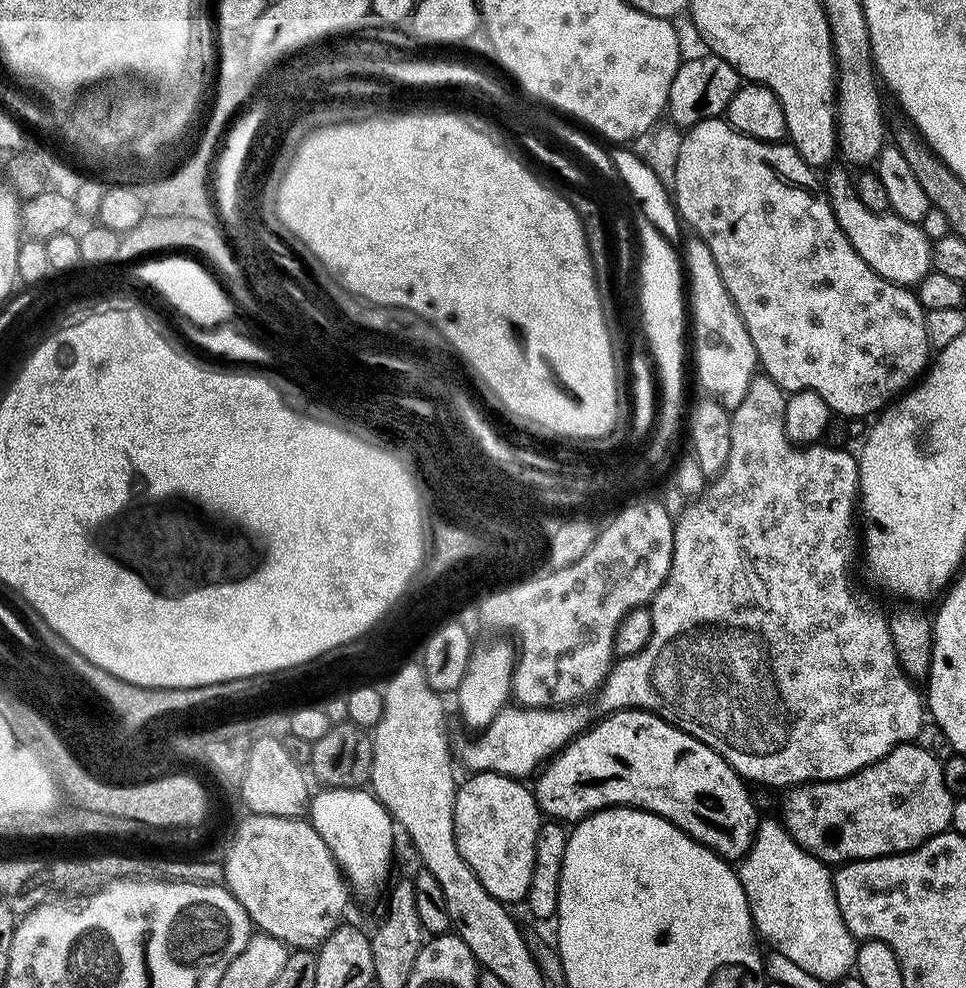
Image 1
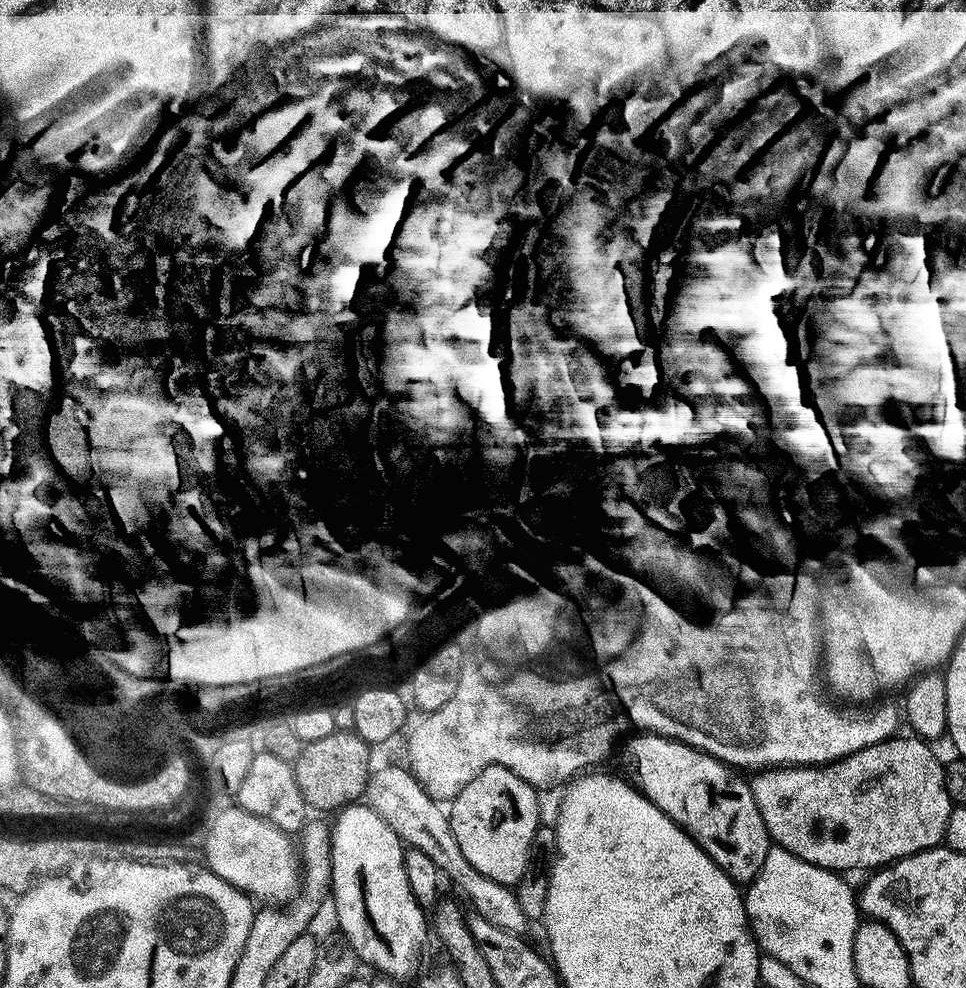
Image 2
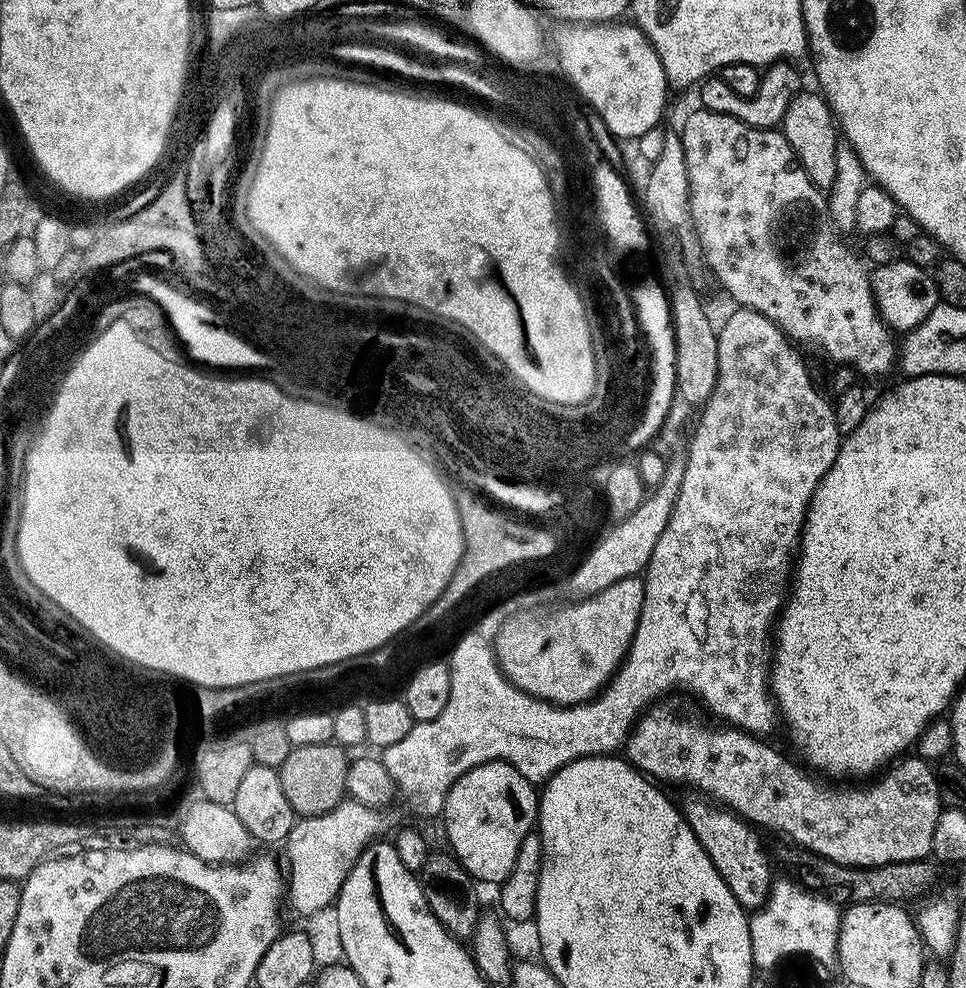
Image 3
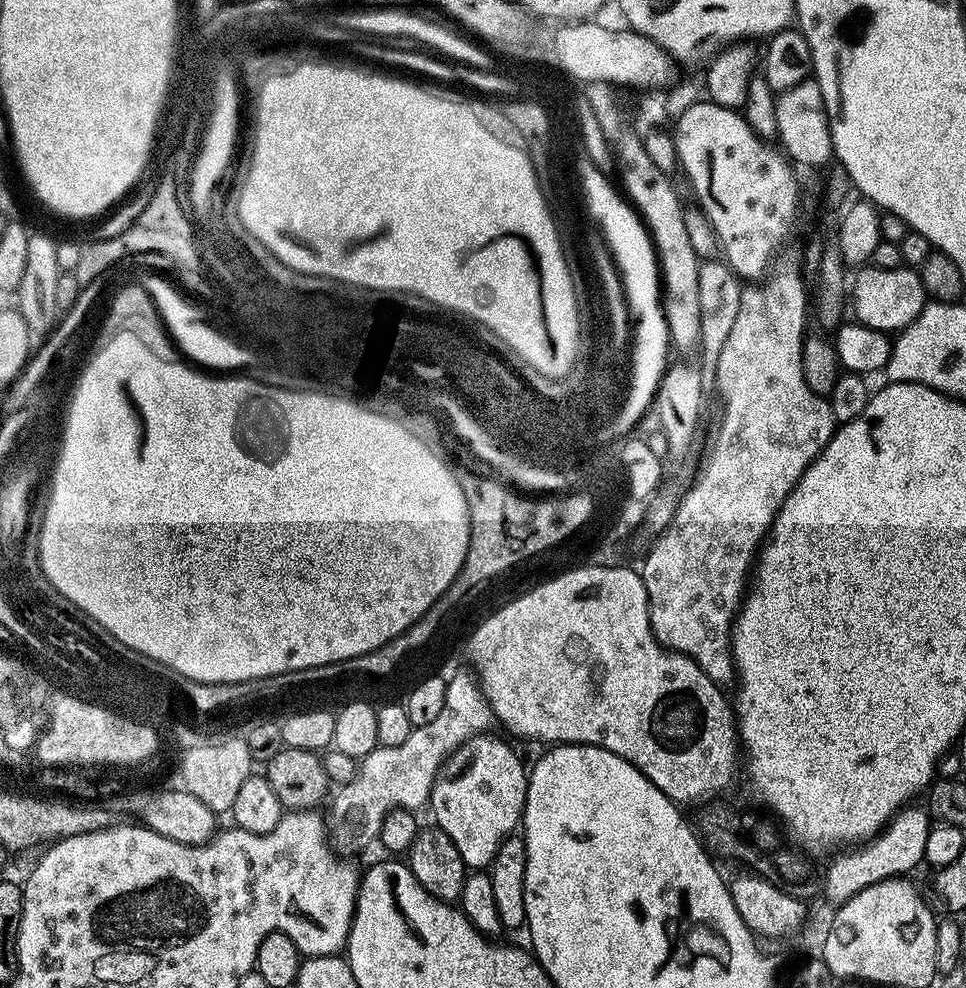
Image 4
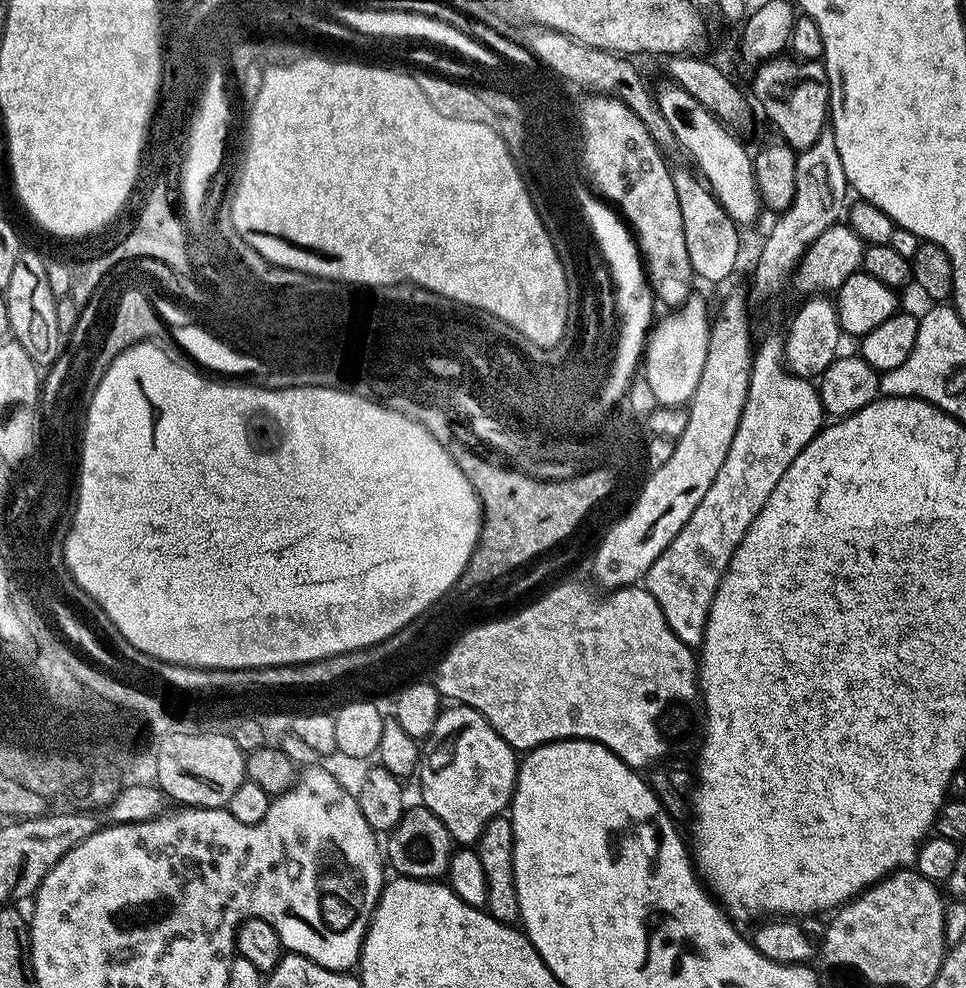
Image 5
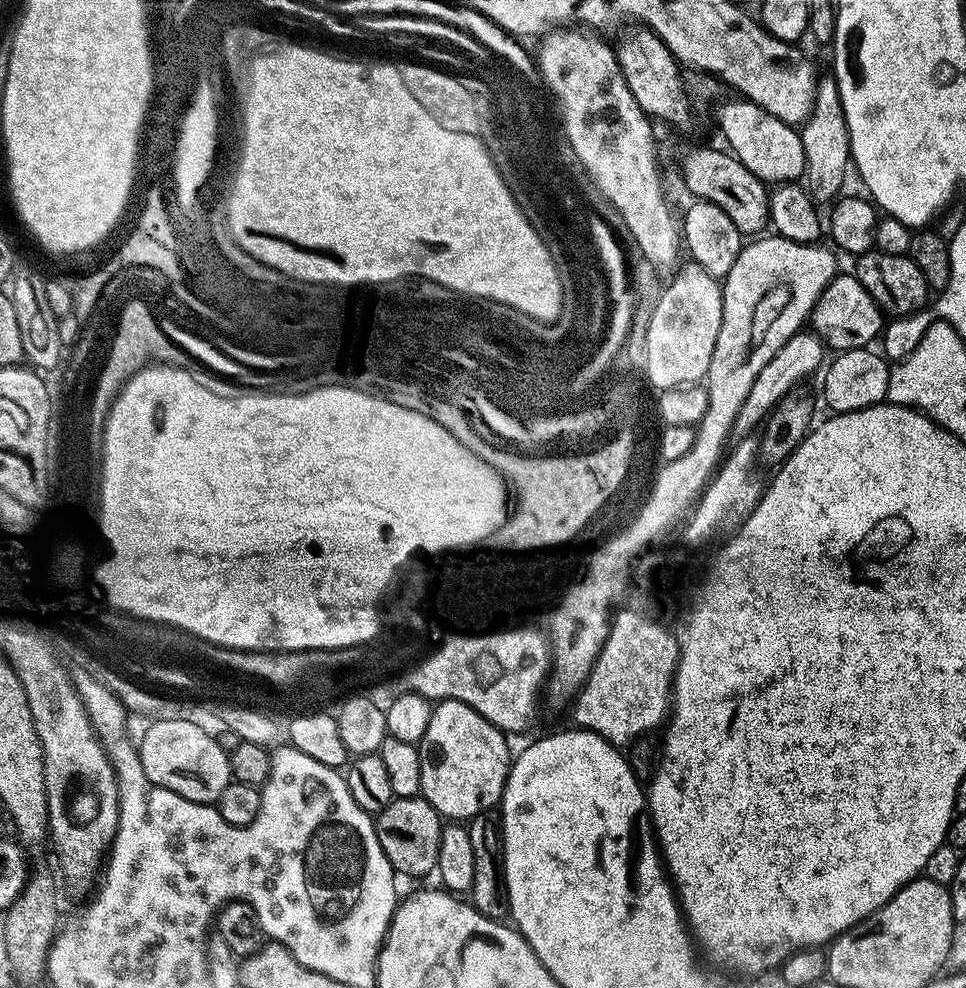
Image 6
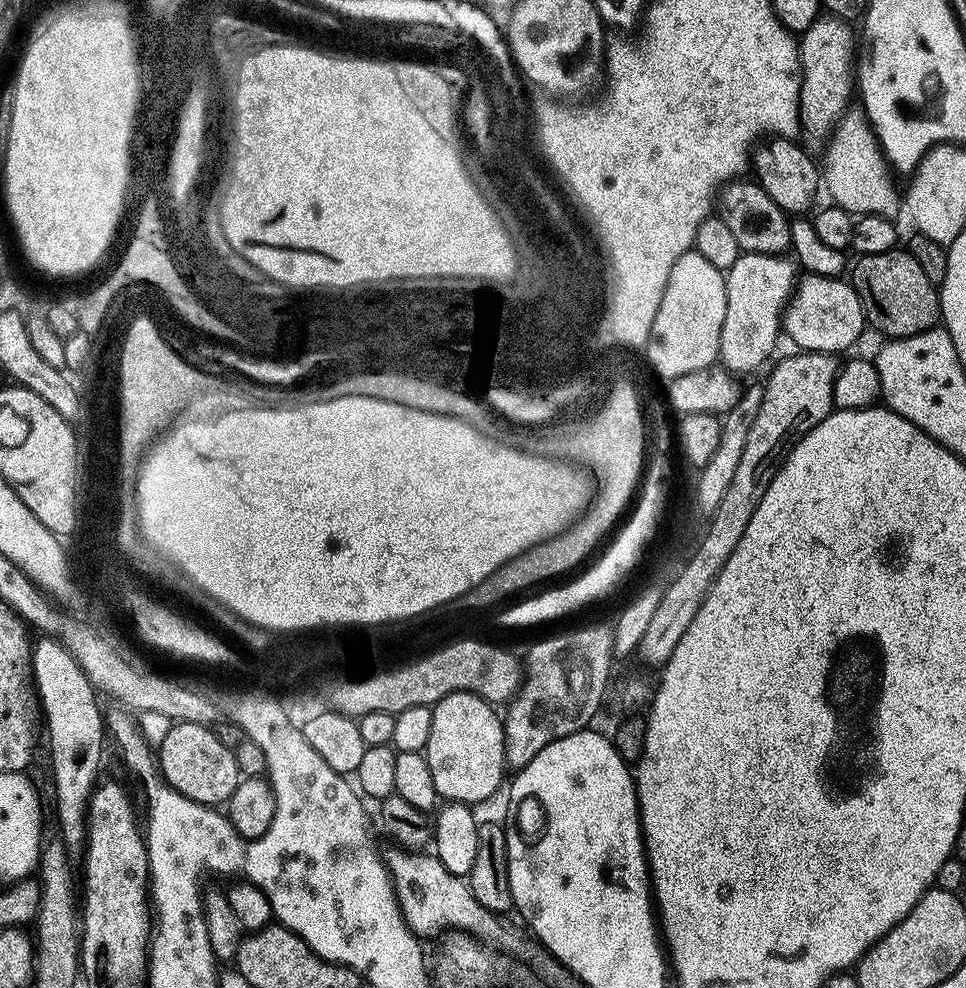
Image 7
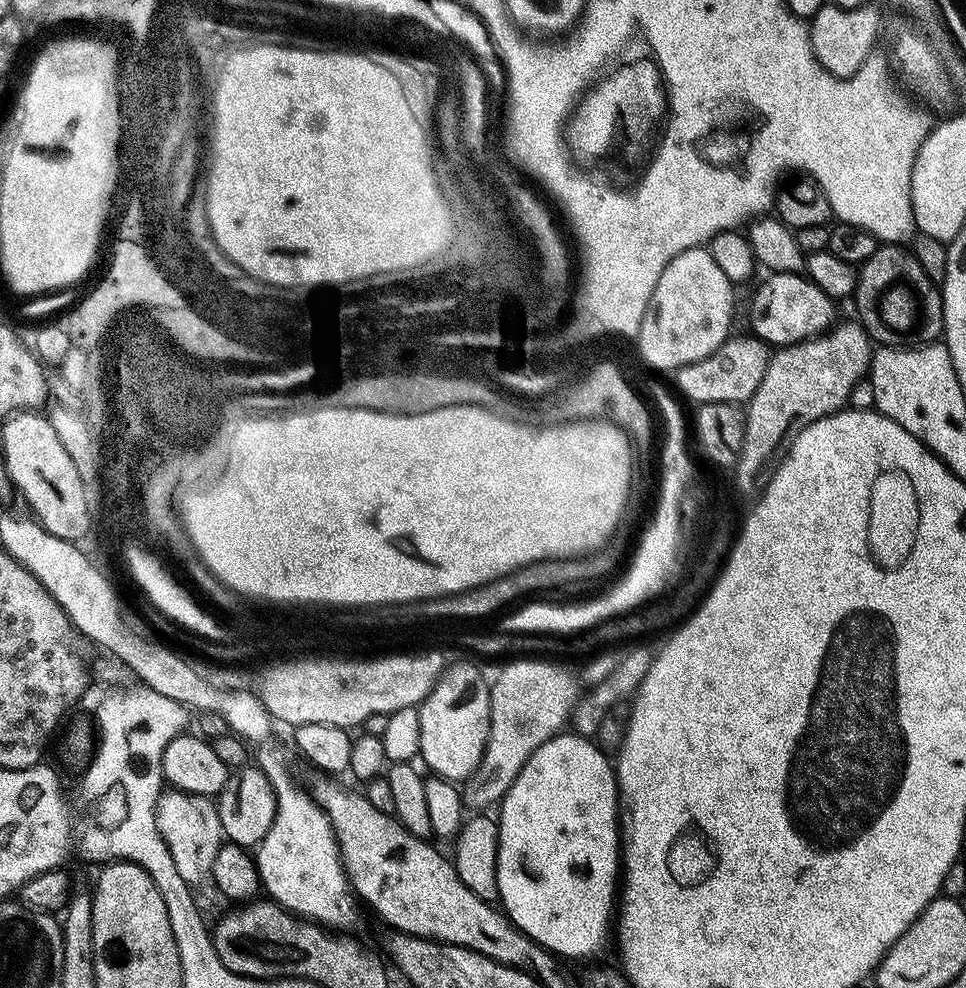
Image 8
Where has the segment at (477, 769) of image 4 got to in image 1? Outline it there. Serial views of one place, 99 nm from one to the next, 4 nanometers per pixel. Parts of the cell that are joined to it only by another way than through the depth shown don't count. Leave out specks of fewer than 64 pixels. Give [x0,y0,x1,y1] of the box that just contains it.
[454,772,542,906]

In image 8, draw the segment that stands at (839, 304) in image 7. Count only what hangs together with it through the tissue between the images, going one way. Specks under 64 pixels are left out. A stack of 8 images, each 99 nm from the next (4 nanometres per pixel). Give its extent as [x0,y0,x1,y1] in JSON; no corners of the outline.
[751,272,837,346]

